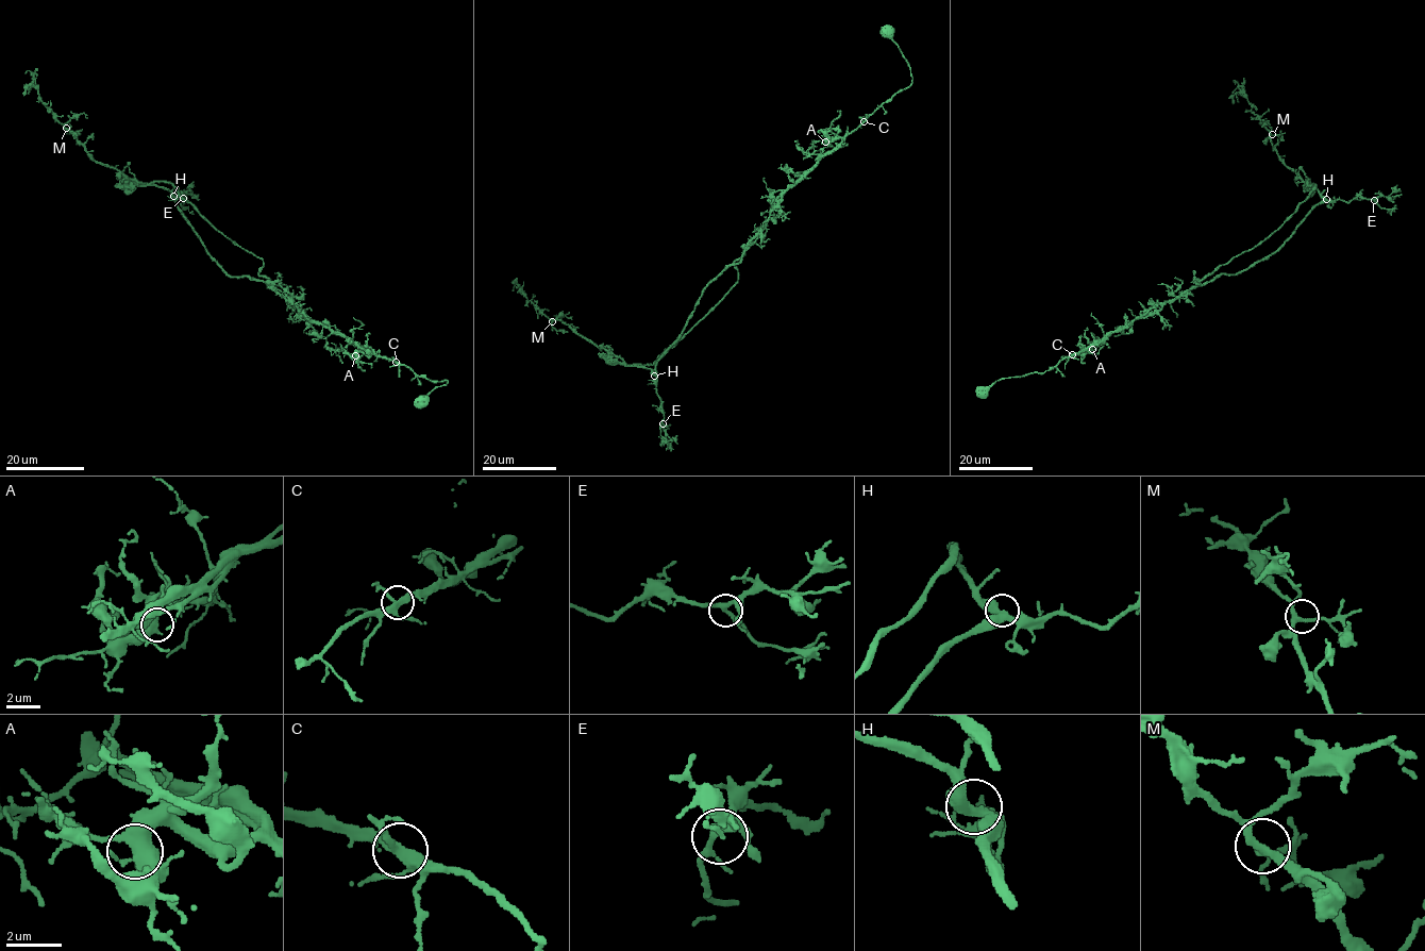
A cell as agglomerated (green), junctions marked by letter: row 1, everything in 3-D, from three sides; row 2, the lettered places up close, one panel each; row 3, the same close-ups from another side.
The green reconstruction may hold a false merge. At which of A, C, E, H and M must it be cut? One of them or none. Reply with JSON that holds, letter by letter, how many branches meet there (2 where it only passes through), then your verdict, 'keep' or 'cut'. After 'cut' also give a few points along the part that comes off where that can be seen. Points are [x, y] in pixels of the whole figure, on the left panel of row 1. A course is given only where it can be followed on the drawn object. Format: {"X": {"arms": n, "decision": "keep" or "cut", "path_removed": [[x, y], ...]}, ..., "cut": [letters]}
{"A": {"arms": 4, "decision": "keep"}, "C": {"arms": 4, "decision": "cut", "path_removed": [[397, 362], [304, 318], [264, 281], [230, 277], [170, 192], [98, 163], [44, 103], [27, 71]]}, "E": {"arms": 4, "decision": "keep"}, "H": {"arms": 3, "decision": "keep"}, "M": {"arms": 3, "decision": "keep"}, "cut": ["C"]}

